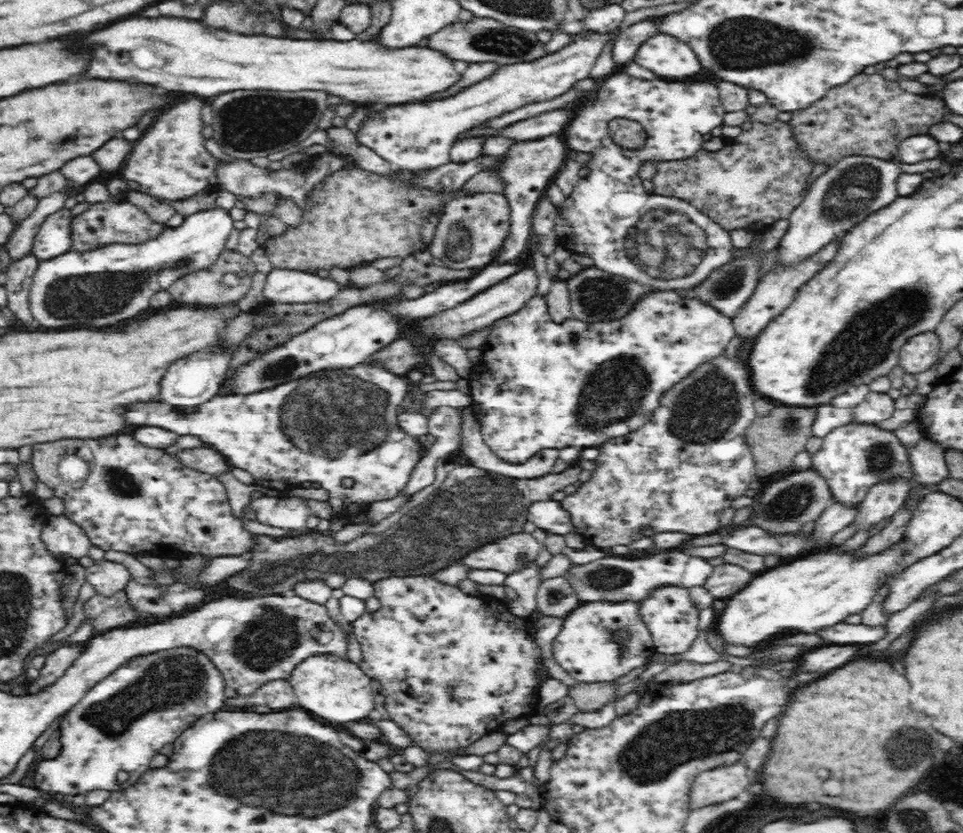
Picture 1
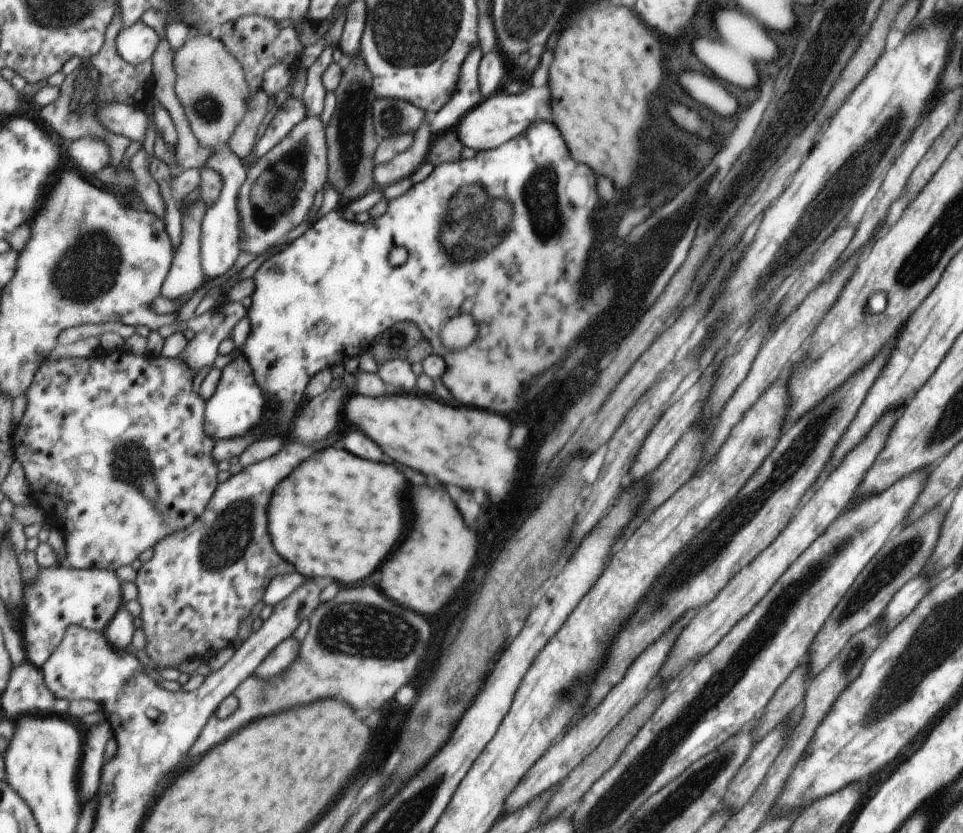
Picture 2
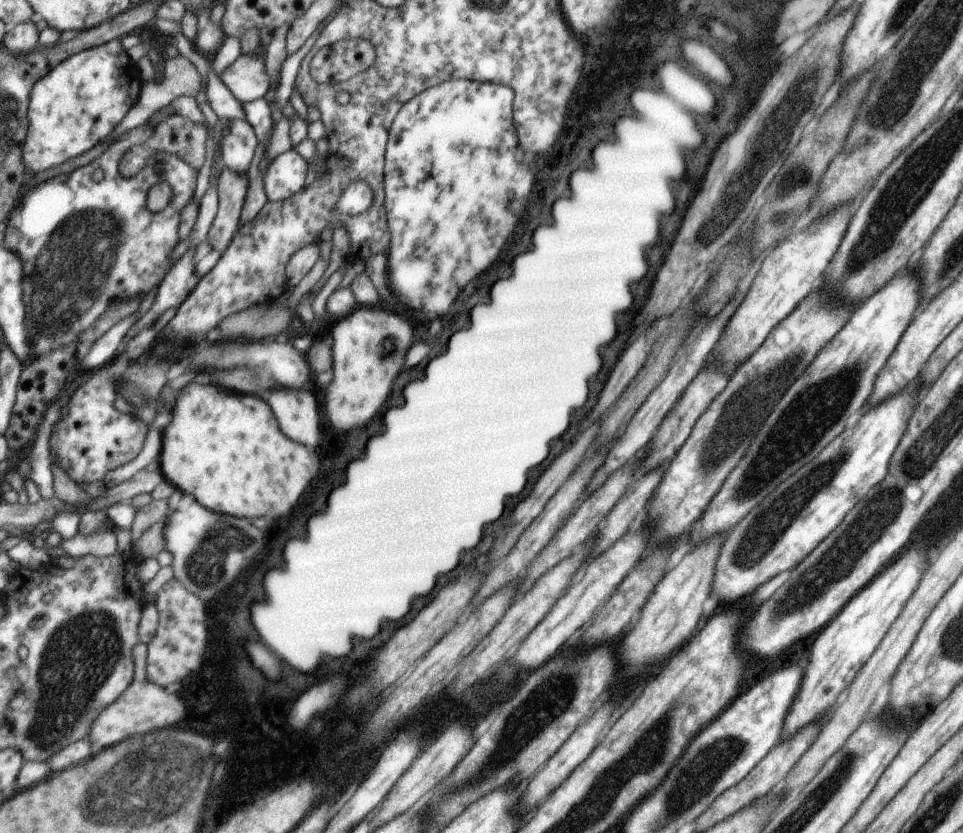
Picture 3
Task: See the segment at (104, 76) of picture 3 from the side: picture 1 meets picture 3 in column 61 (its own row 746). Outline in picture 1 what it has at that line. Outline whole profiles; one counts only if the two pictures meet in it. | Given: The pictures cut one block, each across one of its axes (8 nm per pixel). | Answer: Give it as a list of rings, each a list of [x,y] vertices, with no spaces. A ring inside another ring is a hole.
[[[180,648],[132,660],[91,688],[64,715],[60,726],[64,754],[56,760],[44,760],[38,764],[34,788],[64,796],[84,796],[92,790],[116,792],[134,786],[140,774],[150,768],[152,758],[156,758],[166,744],[176,744],[182,733],[200,718],[220,711],[226,700],[224,688],[225,681],[216,665],[196,650]]]

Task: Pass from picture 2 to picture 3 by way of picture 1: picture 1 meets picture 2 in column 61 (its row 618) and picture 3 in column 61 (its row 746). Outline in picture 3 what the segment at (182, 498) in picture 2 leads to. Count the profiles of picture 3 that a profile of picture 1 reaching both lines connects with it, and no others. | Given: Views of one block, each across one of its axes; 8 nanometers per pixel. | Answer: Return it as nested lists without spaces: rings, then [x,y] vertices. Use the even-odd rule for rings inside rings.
[[[94,372],[92,377],[73,394],[70,399],[70,412],[56,424],[52,446],[54,454],[64,468],[80,484],[107,480],[107,474],[131,463],[143,454],[149,437],[148,424],[134,414],[120,412],[114,402],[117,384],[108,374]]]

